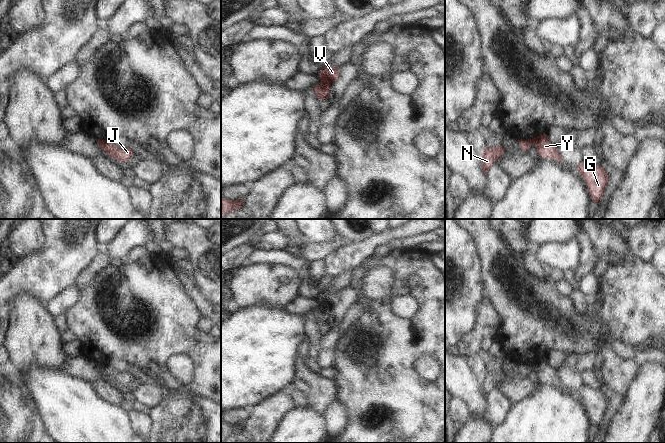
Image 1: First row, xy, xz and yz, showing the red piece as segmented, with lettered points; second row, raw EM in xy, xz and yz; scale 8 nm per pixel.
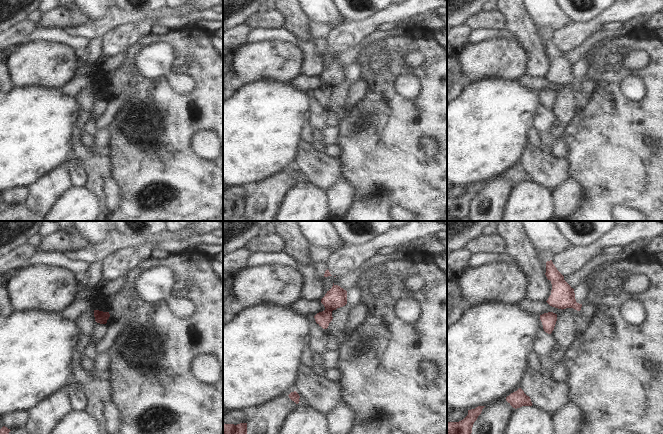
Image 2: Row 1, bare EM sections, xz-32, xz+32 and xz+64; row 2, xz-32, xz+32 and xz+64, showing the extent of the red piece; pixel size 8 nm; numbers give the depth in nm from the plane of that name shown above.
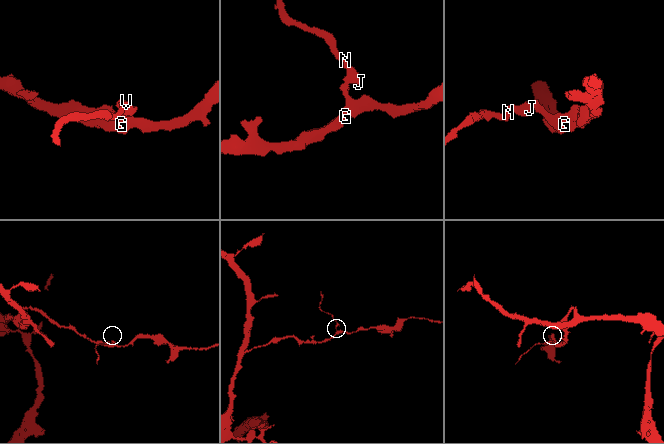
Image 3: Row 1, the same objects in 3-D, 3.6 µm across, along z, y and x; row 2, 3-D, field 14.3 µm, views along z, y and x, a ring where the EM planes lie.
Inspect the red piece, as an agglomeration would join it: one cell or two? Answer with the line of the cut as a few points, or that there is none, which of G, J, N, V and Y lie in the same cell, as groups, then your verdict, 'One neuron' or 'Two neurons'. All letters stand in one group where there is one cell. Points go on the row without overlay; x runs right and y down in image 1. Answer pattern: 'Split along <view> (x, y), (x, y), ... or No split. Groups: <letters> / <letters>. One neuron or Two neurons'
Split along xz (321, 303), (330, 307). Groups: G Y / J N V. Two neurons.

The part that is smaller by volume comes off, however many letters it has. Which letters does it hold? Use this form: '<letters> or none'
J, N, V

